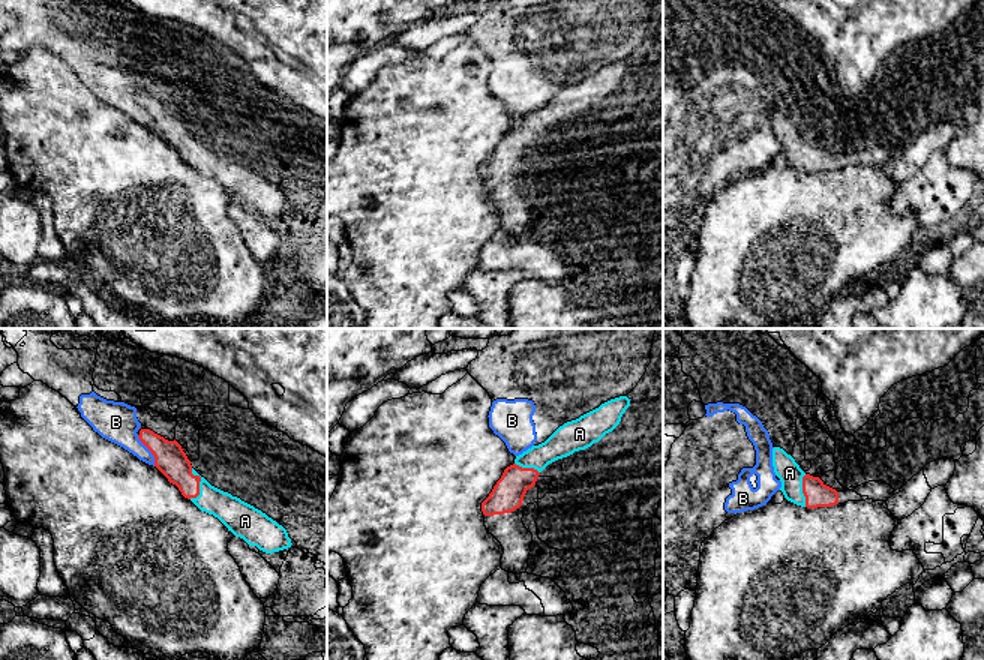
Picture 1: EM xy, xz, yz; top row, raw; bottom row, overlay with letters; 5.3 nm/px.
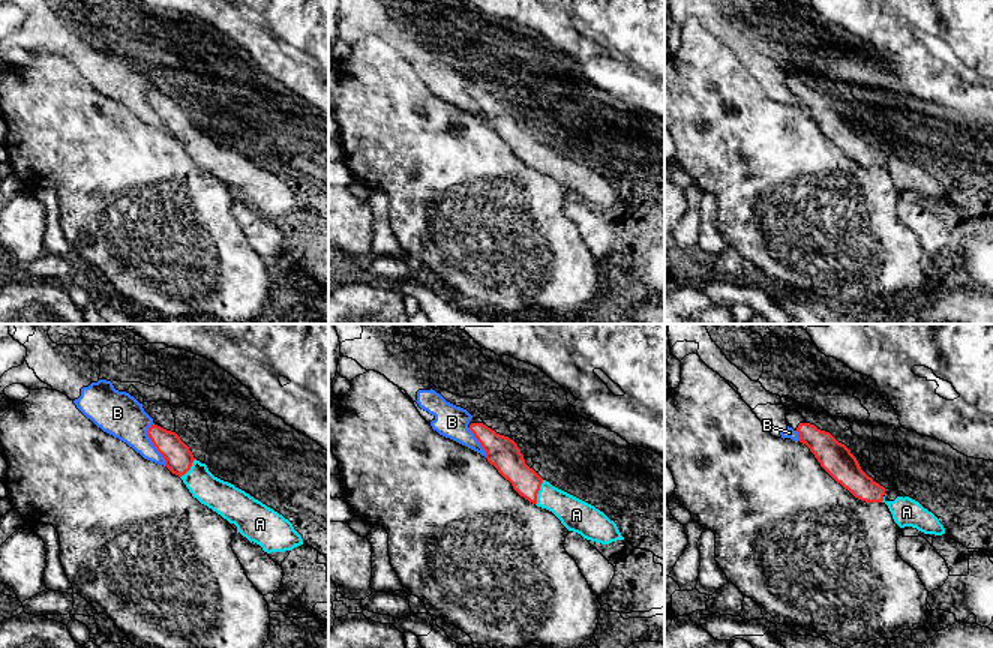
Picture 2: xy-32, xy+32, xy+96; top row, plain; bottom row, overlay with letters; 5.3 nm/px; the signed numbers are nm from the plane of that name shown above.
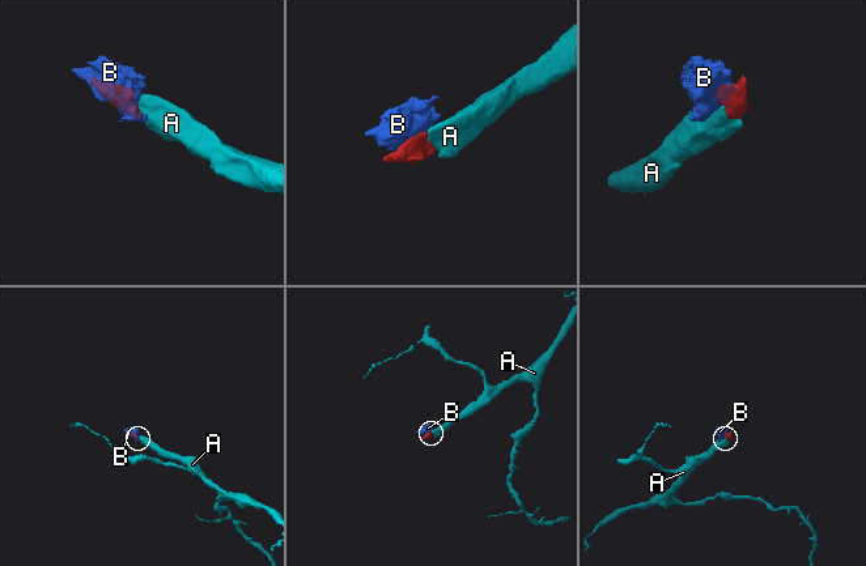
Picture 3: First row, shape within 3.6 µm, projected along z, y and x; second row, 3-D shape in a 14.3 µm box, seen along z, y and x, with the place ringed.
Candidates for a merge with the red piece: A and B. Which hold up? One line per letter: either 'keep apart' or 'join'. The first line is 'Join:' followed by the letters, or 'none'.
Join: A
A: join
B: keep apart

